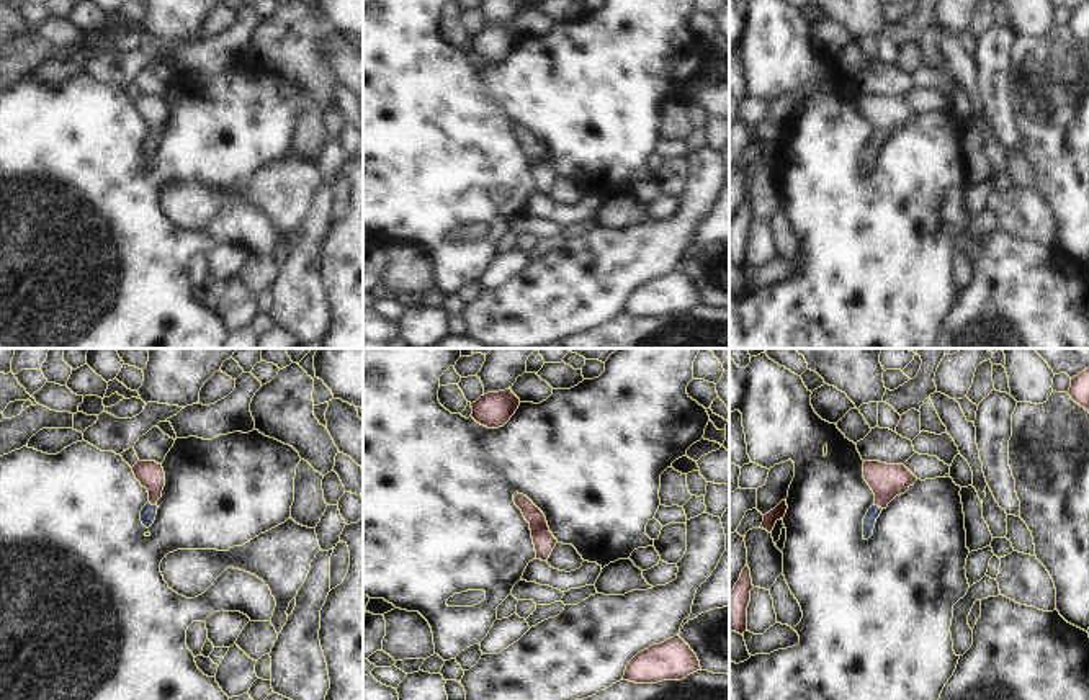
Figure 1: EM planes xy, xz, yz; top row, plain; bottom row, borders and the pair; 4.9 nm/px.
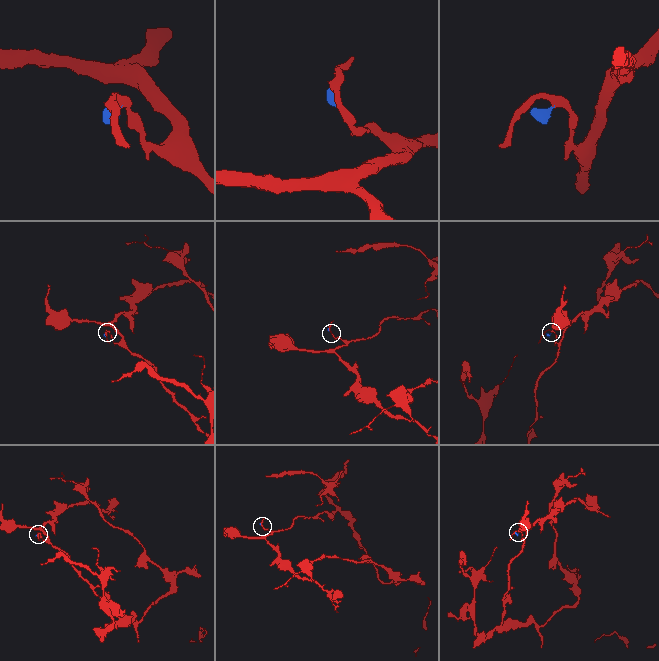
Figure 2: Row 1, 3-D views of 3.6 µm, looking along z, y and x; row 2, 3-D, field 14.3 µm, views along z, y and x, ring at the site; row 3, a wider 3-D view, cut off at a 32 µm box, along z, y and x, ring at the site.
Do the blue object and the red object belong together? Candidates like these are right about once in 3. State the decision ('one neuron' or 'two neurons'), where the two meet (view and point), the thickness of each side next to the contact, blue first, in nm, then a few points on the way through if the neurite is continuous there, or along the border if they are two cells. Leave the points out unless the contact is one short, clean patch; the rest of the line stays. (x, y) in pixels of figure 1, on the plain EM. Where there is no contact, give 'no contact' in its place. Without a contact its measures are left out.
one neuron | yz (877, 139) | 70/170 nm | across yz (873, 146), (877, 139), (887, 115)

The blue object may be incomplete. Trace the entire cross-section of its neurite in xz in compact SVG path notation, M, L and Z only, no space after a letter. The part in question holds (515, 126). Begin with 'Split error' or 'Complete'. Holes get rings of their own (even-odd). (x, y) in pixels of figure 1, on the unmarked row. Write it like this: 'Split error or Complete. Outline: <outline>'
Split error. Outline: M515 126L513 136L522 144L525 154L530 157L536 193L548 195L558 173L549 165L544 147L523 128Z

